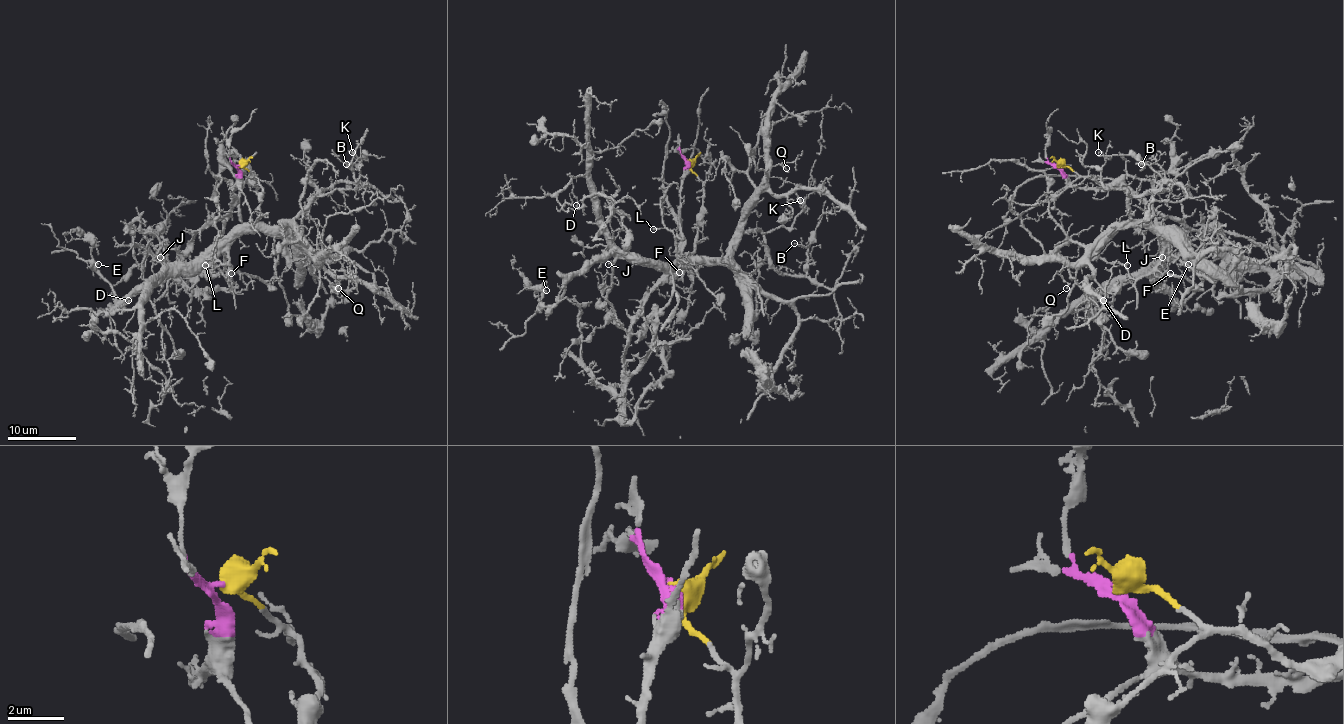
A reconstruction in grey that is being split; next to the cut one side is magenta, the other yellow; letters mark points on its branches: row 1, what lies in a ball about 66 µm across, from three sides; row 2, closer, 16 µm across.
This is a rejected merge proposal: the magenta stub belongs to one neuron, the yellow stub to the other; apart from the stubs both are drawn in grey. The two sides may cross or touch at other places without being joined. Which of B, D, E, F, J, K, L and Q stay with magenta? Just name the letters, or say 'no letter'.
no letter

